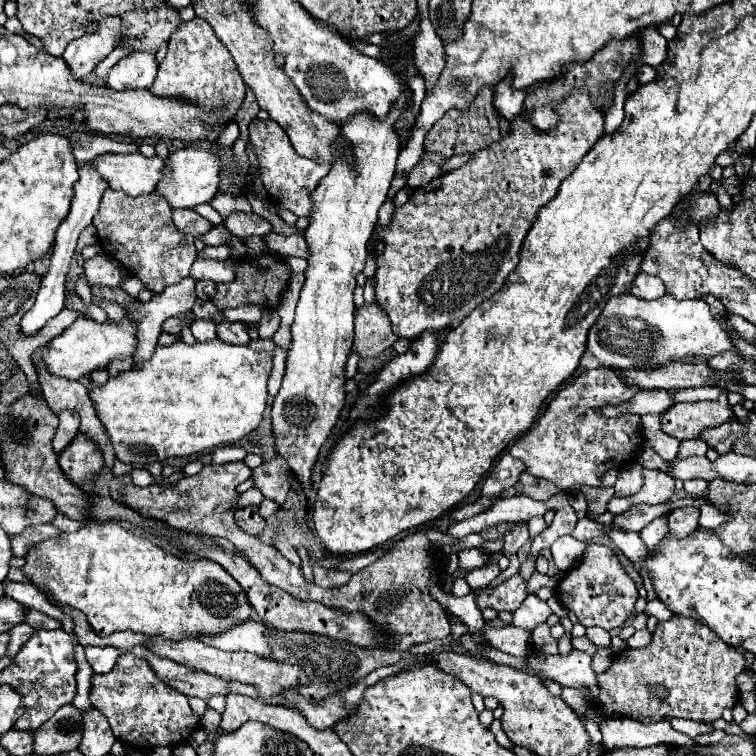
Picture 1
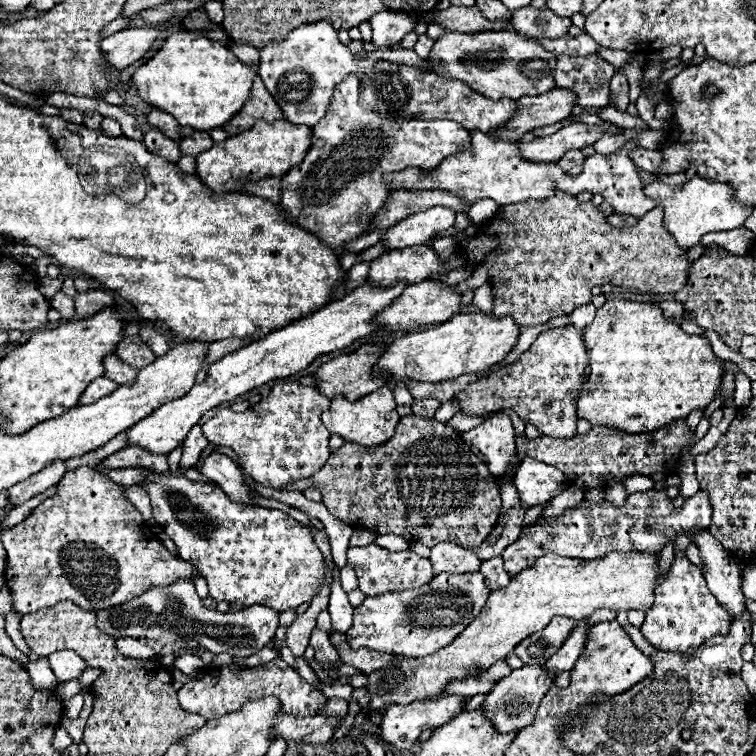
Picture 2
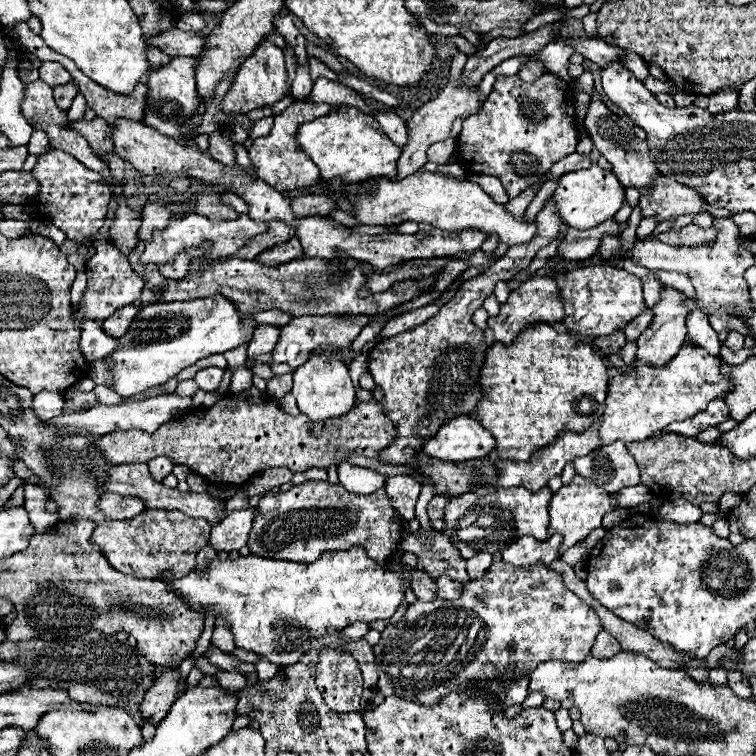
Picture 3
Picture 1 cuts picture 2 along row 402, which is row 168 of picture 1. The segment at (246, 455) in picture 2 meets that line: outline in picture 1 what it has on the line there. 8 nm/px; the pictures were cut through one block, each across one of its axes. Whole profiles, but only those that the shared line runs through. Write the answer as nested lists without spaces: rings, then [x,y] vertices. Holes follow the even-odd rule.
[[[254,118],[248,126],[250,130],[250,146],[254,148],[254,154],[258,158],[258,170],[260,180],[272,198],[274,204],[280,204],[294,212],[296,216],[308,216],[312,212],[312,190],[318,186],[318,182],[328,174],[330,164],[320,162],[318,158],[304,158],[298,156],[292,148],[286,132],[272,120],[258,120]]]

